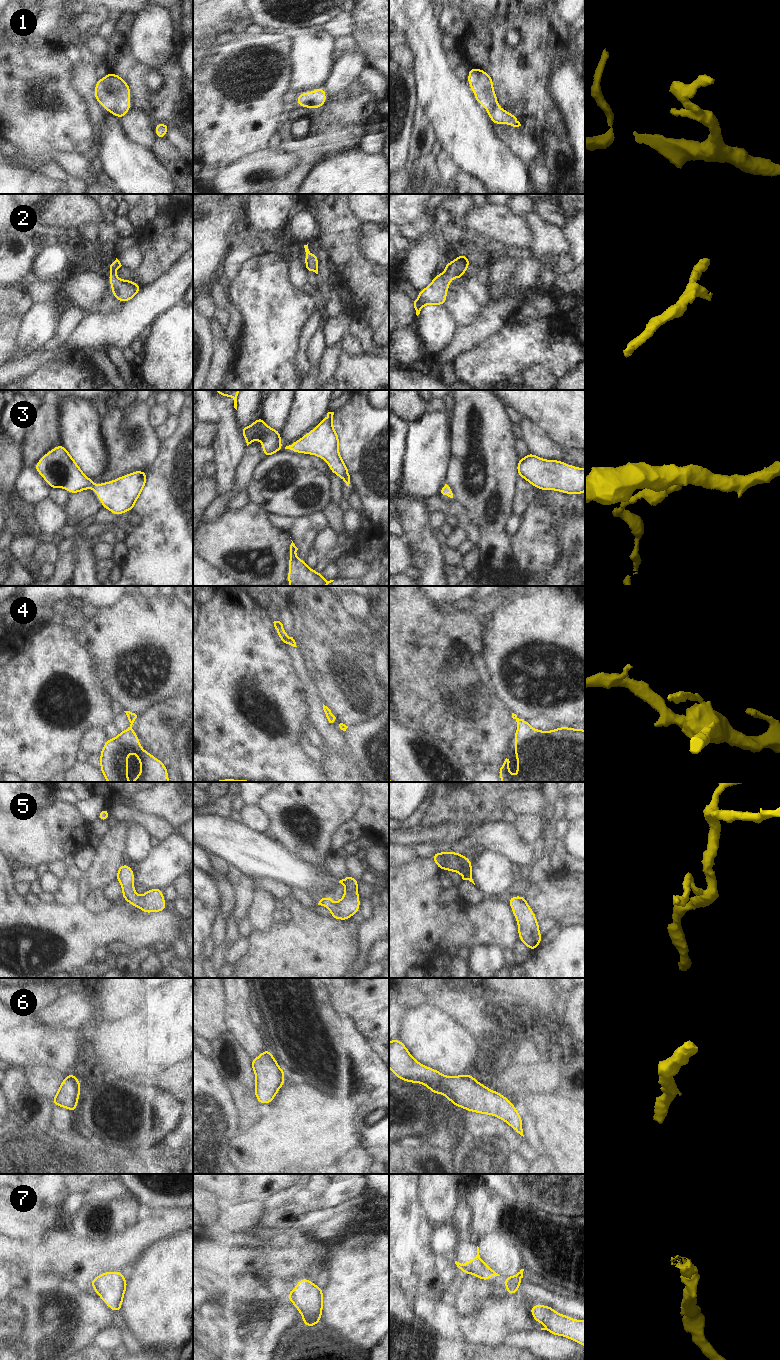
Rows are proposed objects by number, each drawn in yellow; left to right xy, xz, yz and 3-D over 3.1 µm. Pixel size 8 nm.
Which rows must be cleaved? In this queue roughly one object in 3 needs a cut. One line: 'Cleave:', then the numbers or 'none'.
Cleave: none

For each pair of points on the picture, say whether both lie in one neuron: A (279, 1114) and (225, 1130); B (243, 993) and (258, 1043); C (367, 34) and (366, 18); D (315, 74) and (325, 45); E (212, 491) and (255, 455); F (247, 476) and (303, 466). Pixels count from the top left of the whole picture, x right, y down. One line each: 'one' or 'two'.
A: two
B: one
C: one
D: one
E: two
F: two

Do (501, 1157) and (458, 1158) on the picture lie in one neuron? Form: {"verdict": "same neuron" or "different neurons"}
{"verdict": "same neuron"}

